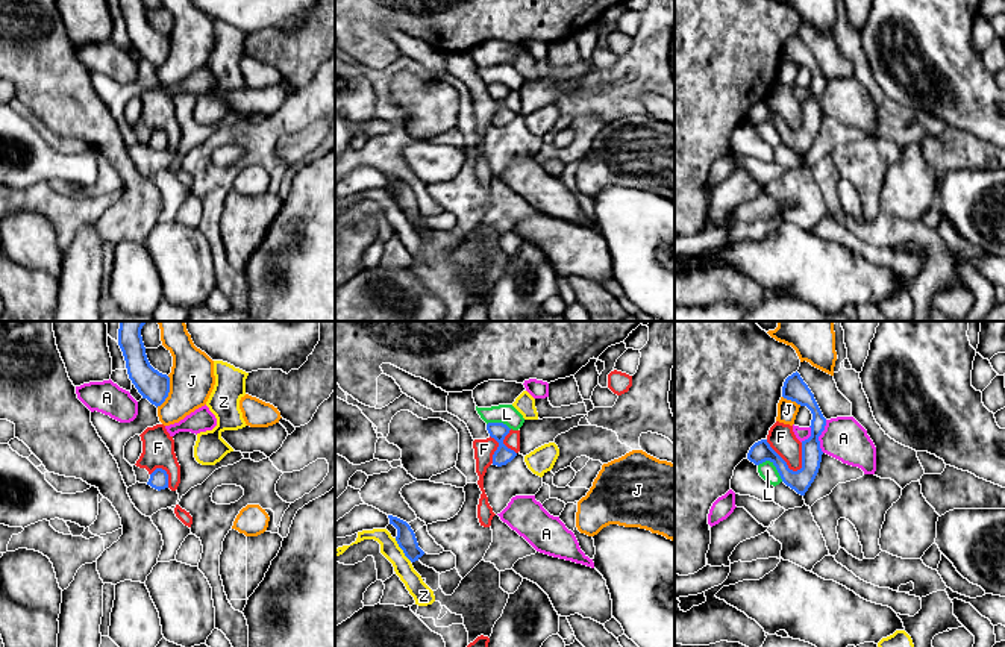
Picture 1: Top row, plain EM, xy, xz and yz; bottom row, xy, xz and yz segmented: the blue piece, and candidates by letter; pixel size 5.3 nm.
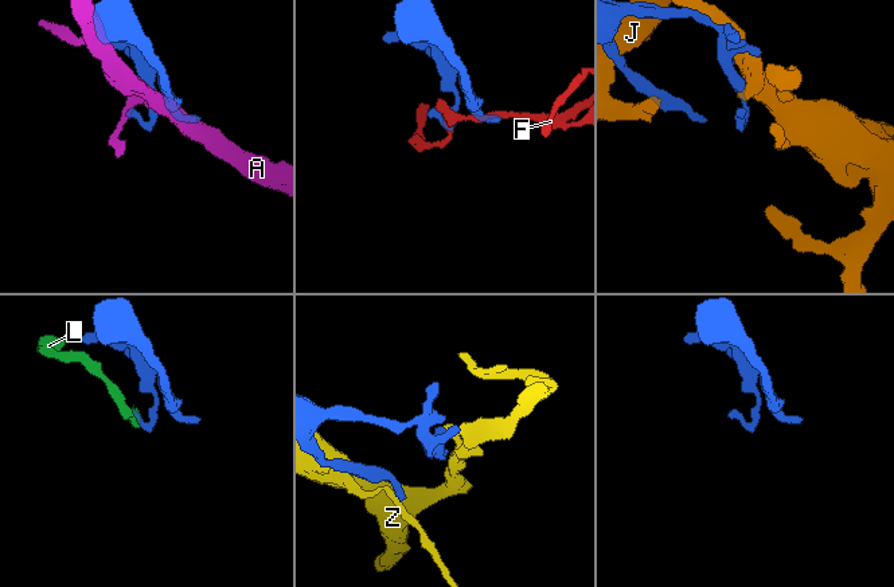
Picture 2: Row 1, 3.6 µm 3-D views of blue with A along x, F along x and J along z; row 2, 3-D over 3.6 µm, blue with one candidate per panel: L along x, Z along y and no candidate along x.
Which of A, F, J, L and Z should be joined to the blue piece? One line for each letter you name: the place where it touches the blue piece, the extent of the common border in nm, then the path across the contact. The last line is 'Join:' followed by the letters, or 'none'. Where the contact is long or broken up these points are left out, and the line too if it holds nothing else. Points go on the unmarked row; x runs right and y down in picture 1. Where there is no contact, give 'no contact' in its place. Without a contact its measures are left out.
Join: none

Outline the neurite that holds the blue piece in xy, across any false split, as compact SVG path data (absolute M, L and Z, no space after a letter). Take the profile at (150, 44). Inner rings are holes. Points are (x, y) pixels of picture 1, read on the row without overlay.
M118 0L118 6L138 53L156 68L161 67L170 53L170 38L150 26L142 0Z

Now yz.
M797 32L785 39L782 58L796 62L800 67L806 67L812 74L809 86L811 97L802 102L802 129L797 132L790 130L787 123L770 108L767 100L755 103L747 114L747 120L755 126L770 121L776 127L782 142L797 155L805 156L820 129L823 112L820 109L819 97L825 91L826 79L823 77L814 55Z

